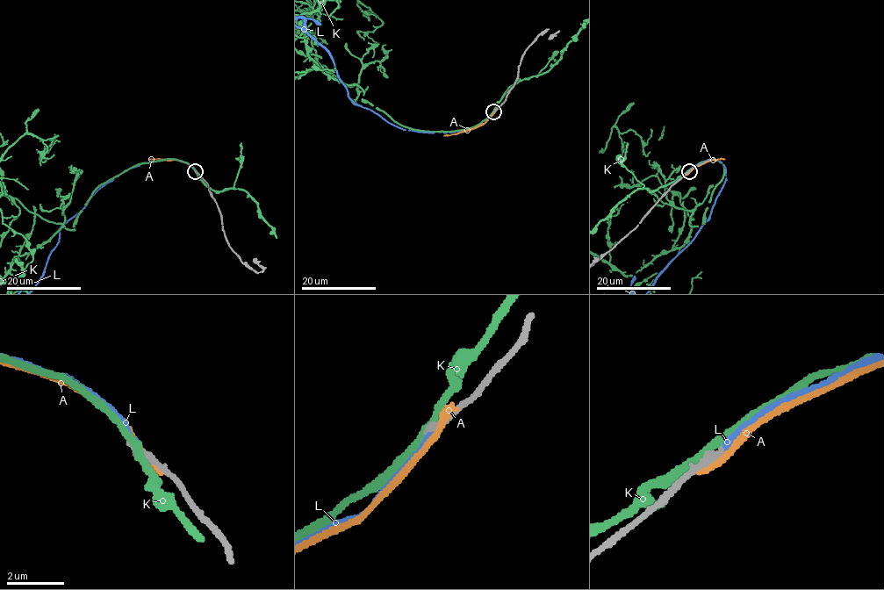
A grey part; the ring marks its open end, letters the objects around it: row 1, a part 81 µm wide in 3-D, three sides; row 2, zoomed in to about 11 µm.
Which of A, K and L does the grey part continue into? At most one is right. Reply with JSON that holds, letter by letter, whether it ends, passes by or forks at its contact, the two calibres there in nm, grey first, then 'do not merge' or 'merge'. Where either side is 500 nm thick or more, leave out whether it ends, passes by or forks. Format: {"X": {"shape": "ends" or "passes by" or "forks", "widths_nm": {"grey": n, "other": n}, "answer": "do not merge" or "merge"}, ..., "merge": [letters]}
{"A": {"shape": "ends", "widths_nm": {"grey": 320, "other": 360}, "answer": "do not merge"}, "K": {"shape": "passes by", "widths_nm": {"grey": 280, "other": 280}, "answer": "do not merge"}, "L": {"shape": "ends", "widths_nm": {"grey": 280, "other": 240}, "answer": "merge"}, "merge": ["L"]}

